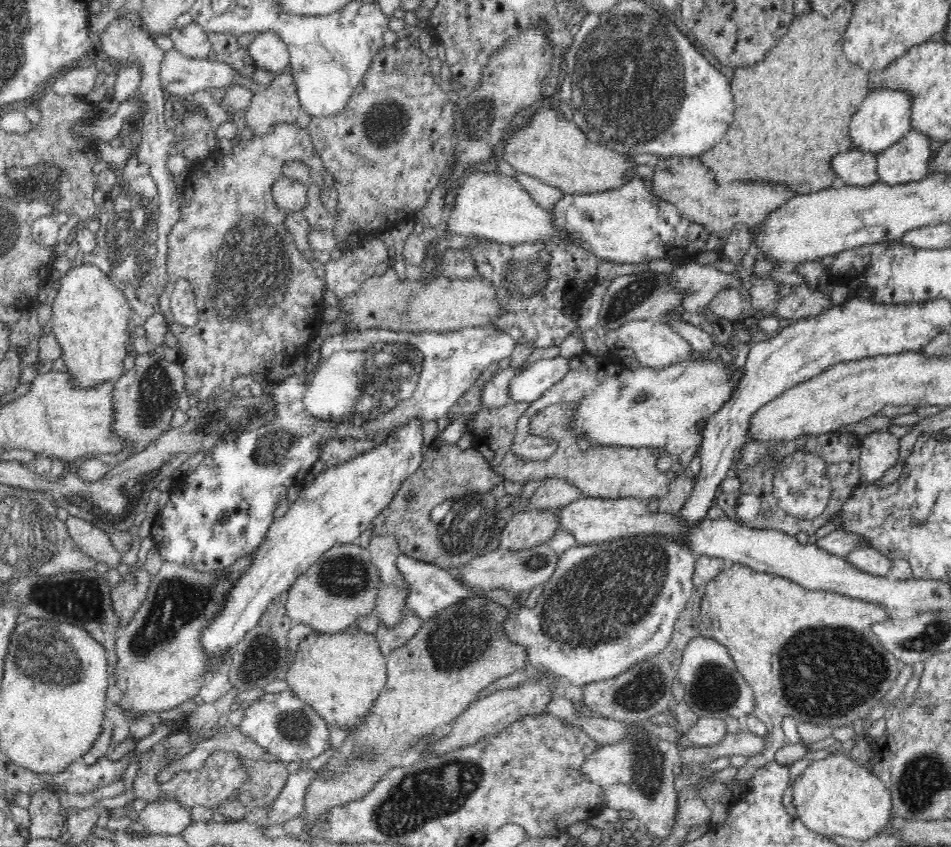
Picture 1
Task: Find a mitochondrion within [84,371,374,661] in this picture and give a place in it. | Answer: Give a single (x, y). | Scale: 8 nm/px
(272, 446)

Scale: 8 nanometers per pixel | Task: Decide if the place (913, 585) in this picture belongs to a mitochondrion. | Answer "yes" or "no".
no

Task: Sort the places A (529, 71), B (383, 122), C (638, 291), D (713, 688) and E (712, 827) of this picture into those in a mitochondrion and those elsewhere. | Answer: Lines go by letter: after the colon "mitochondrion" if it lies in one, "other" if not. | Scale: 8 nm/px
A: other
B: mitochondrion
C: mitochondrion
D: mitochondrion
E: other

